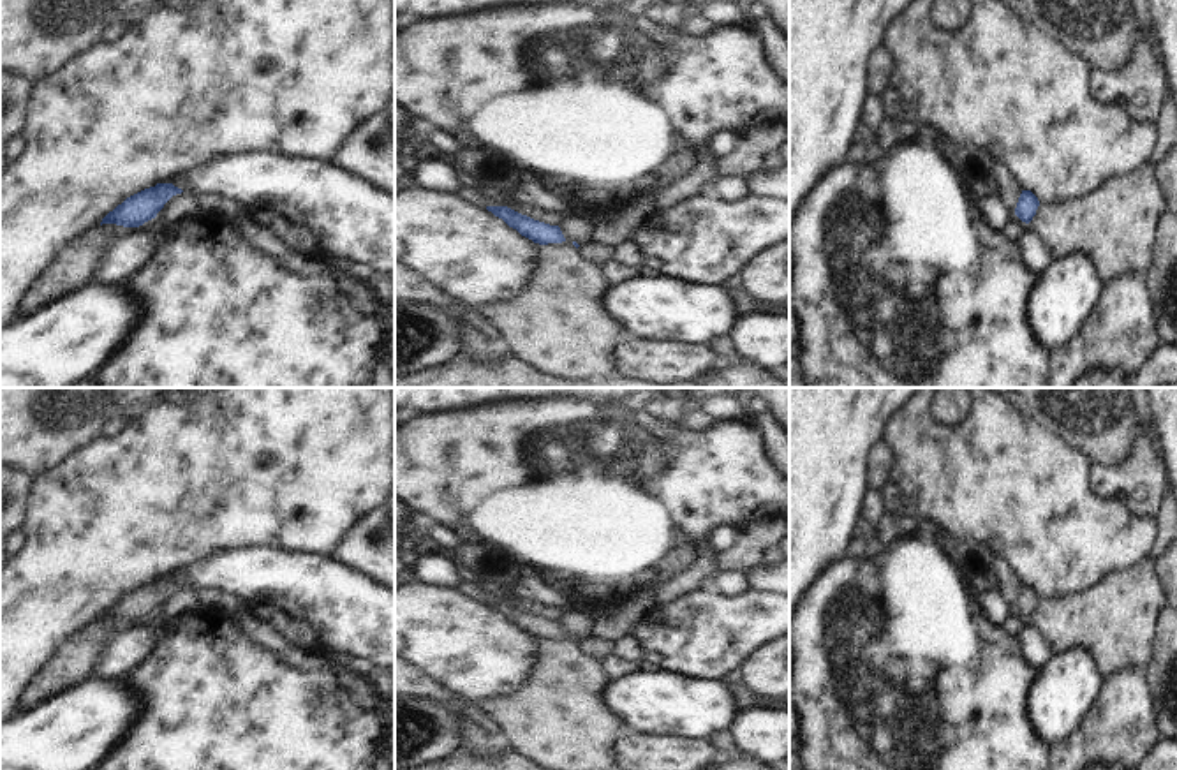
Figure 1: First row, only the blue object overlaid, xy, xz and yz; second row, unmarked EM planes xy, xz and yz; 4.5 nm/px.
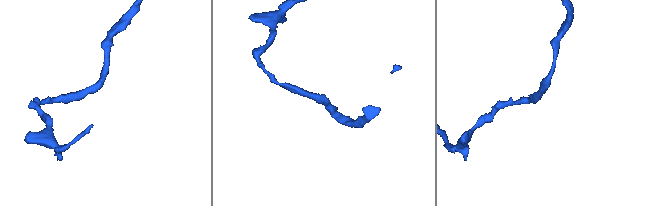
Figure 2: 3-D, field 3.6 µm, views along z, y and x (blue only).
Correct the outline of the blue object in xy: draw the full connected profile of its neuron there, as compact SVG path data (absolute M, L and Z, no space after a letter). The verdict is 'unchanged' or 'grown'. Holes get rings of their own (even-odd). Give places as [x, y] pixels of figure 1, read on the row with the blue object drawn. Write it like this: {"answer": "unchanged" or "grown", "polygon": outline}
{"answer": "unchanged", "polygon": "M157 183L155 187L144 189L127 197L122 204L118 204L102 218L100 226L116 224L123 227L139 227L144 222L155 218L164 204L173 196L181 192L183 190L174 187L173 183Z"}

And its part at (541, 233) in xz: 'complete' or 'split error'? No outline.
complete

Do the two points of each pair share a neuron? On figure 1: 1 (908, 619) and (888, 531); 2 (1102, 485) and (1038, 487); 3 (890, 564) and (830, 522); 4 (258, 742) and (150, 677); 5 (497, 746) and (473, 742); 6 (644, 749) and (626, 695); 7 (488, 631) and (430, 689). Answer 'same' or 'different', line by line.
1: different
2: different
3: different
4: same
5: same
6: different
7: different

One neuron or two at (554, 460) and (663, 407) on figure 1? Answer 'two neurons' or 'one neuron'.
two neurons

